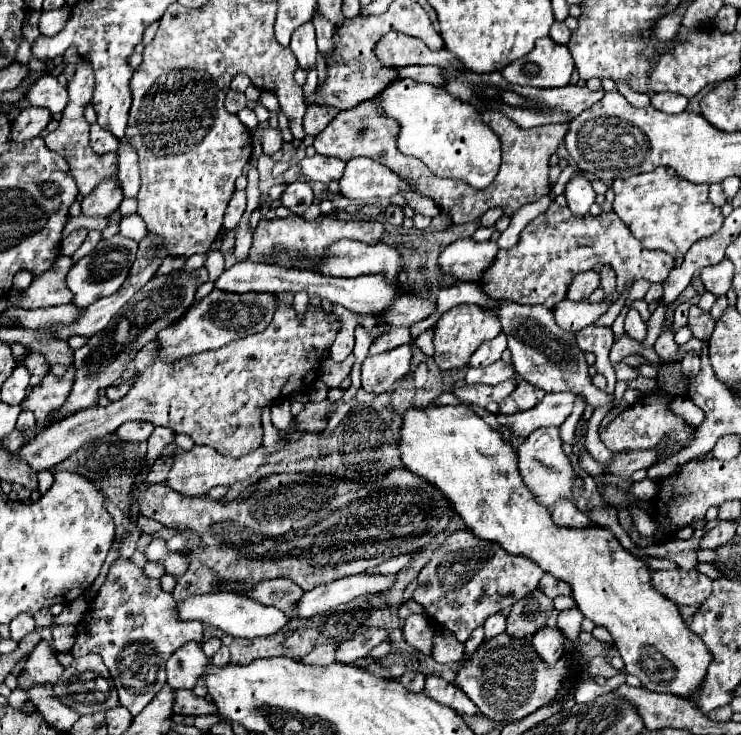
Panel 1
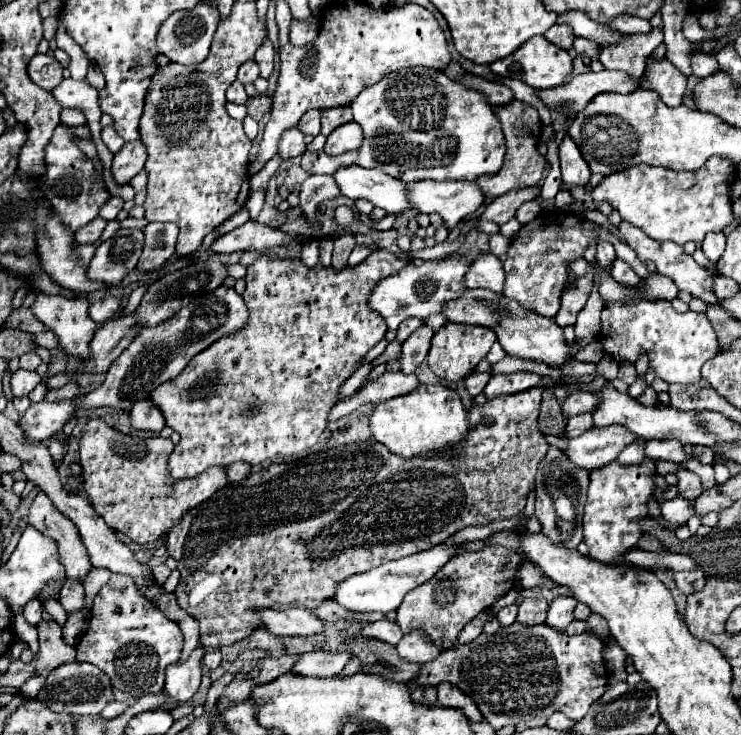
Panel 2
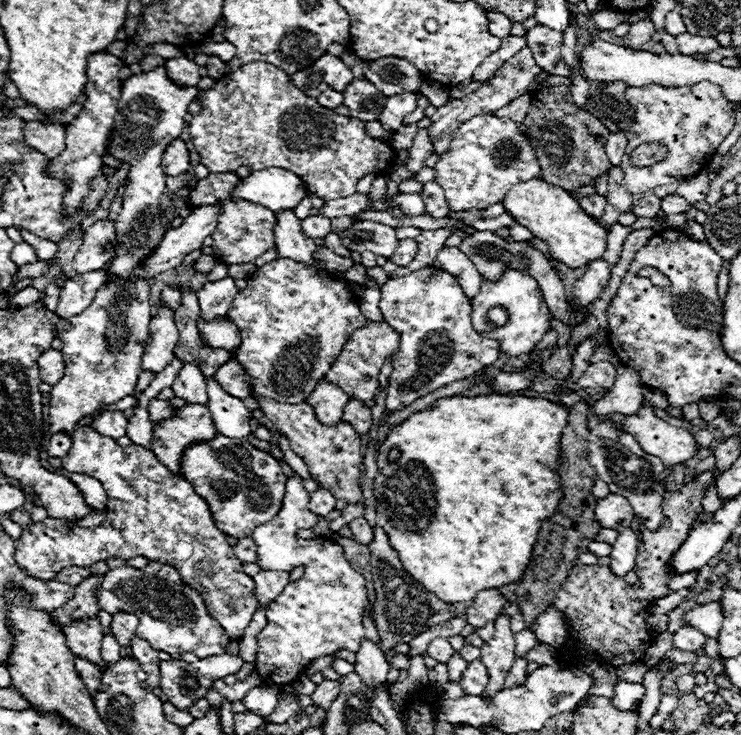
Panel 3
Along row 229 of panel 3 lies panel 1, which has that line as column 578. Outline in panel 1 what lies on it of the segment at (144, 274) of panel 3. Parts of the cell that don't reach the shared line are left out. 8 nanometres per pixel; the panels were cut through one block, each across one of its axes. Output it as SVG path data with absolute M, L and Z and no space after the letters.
M578 172L568 184L566 184L566 192L564 192L566 200L568 200L568 208L578 214L578 216L586 216L590 212L590 206L596 202L596 192L592 190L588 178Z

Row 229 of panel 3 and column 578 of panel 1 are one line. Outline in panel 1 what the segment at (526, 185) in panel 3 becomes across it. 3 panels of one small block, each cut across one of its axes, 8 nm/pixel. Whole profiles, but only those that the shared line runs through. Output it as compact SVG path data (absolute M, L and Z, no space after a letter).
M432 406L426 410L408 410L404 416L400 440L404 466L420 478L428 478L432 486L442 490L444 498L448 498L450 506L464 520L472 534L500 544L510 554L528 556L540 564L544 572L568 582L572 586L572 596L578 604L578 610L594 624L608 628L626 664L626 672L636 674L644 688L652 692L690 696L702 684L712 656L700 638L682 622L678 606L652 588L650 570L644 560L624 550L616 536L598 524L584 528L556 526L550 510L540 502L534 502L534 494L526 490L526 484L518 474L518 456L514 446L466 406Z

